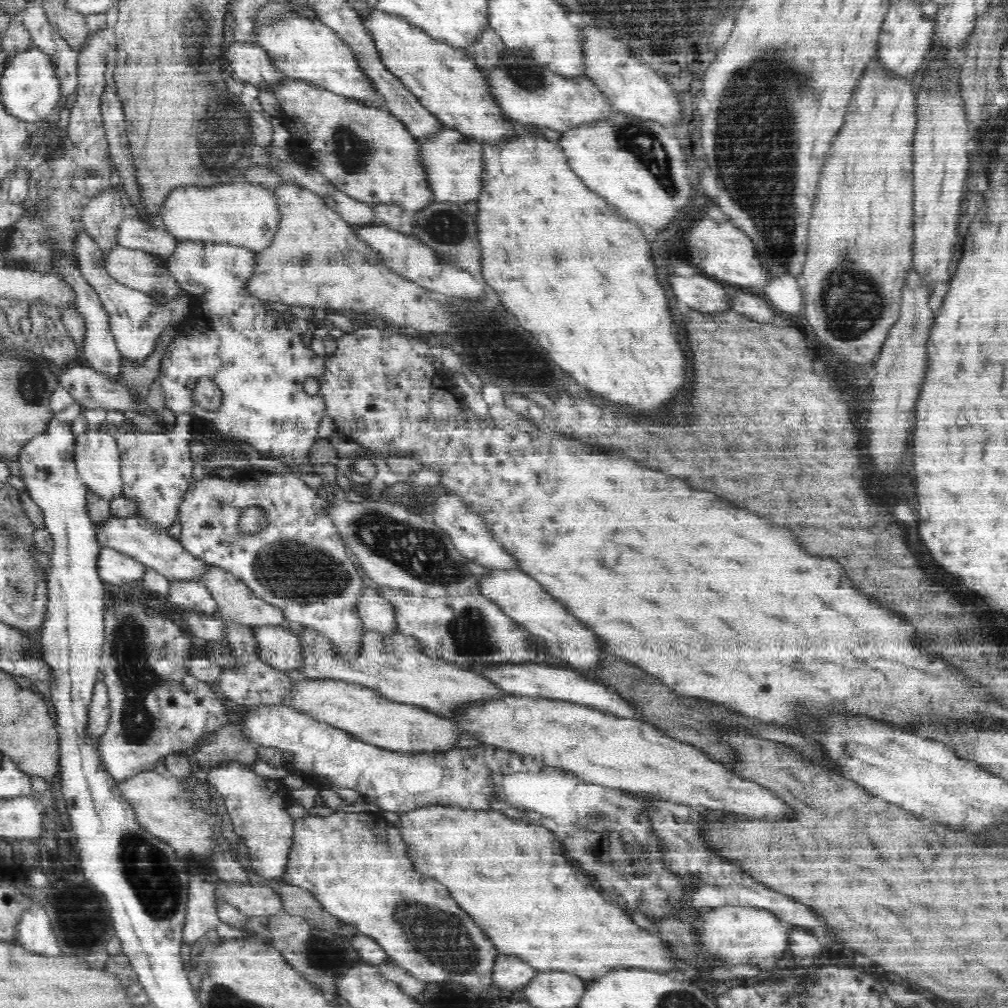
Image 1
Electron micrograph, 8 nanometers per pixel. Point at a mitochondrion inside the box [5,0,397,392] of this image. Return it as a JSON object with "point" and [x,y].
{"point":[221,143]}

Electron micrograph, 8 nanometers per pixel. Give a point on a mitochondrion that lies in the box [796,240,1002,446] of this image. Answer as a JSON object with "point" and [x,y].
{"point":[851,295]}

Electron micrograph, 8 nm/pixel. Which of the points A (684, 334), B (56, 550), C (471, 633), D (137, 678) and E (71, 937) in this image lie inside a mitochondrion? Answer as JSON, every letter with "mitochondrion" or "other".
{"A":"other","B":"other","C":"mitochondrion","D":"mitochondrion","E":"mitochondrion"}

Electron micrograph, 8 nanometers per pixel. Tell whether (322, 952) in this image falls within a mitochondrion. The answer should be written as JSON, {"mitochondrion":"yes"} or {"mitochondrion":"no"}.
{"mitochondrion":"yes"}

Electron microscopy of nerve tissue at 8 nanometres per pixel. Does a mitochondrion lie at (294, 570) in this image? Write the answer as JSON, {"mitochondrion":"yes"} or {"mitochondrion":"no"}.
{"mitochondrion":"yes"}

